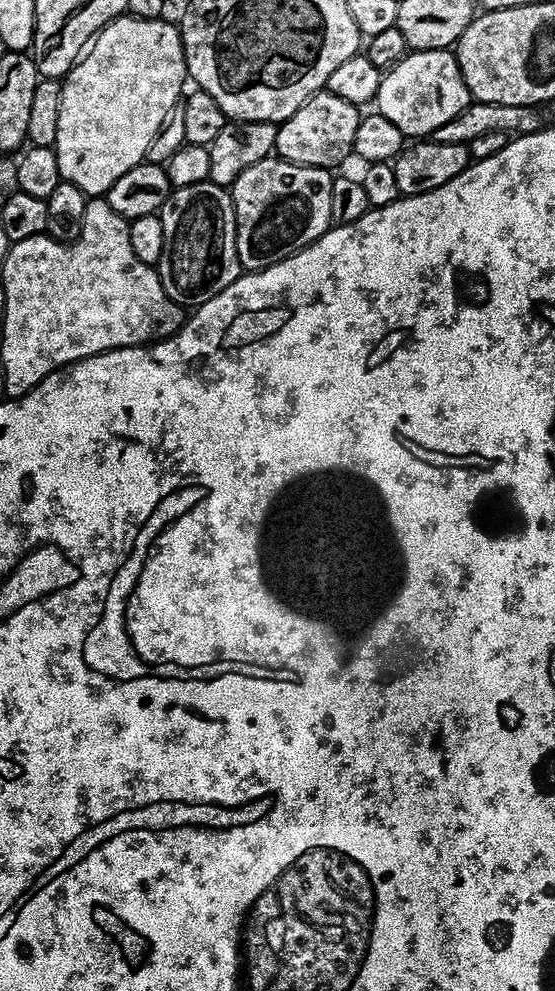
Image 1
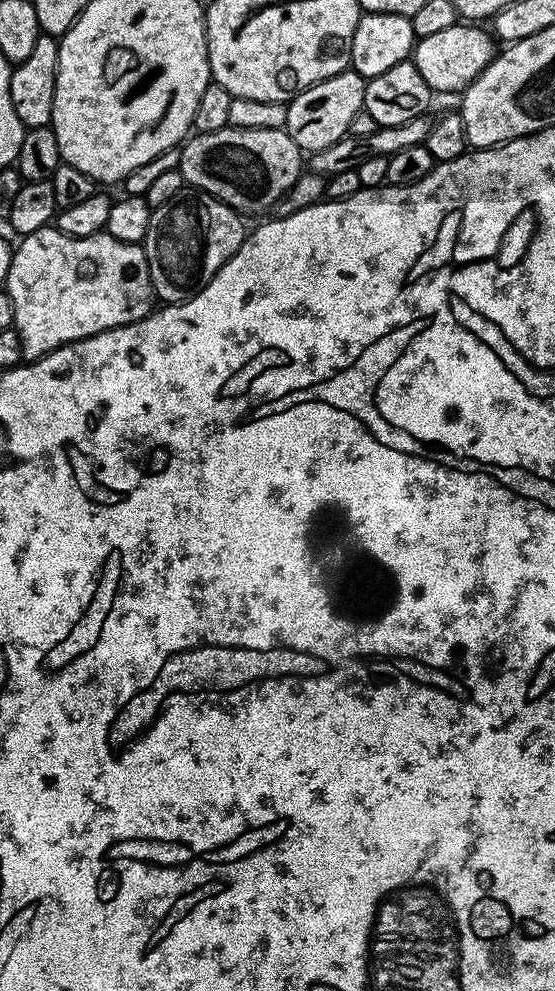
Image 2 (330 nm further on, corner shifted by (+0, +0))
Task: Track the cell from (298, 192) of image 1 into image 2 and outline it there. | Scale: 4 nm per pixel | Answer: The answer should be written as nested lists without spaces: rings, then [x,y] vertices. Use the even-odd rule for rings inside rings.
[[[229,126],[213,132],[196,132],[191,138],[185,139],[180,148],[178,171],[184,175],[185,185],[202,192],[209,192],[211,196],[235,208],[241,214],[267,213],[300,177],[302,171],[300,156],[302,157],[302,149],[292,141],[290,134],[284,128],[246,130]]]

